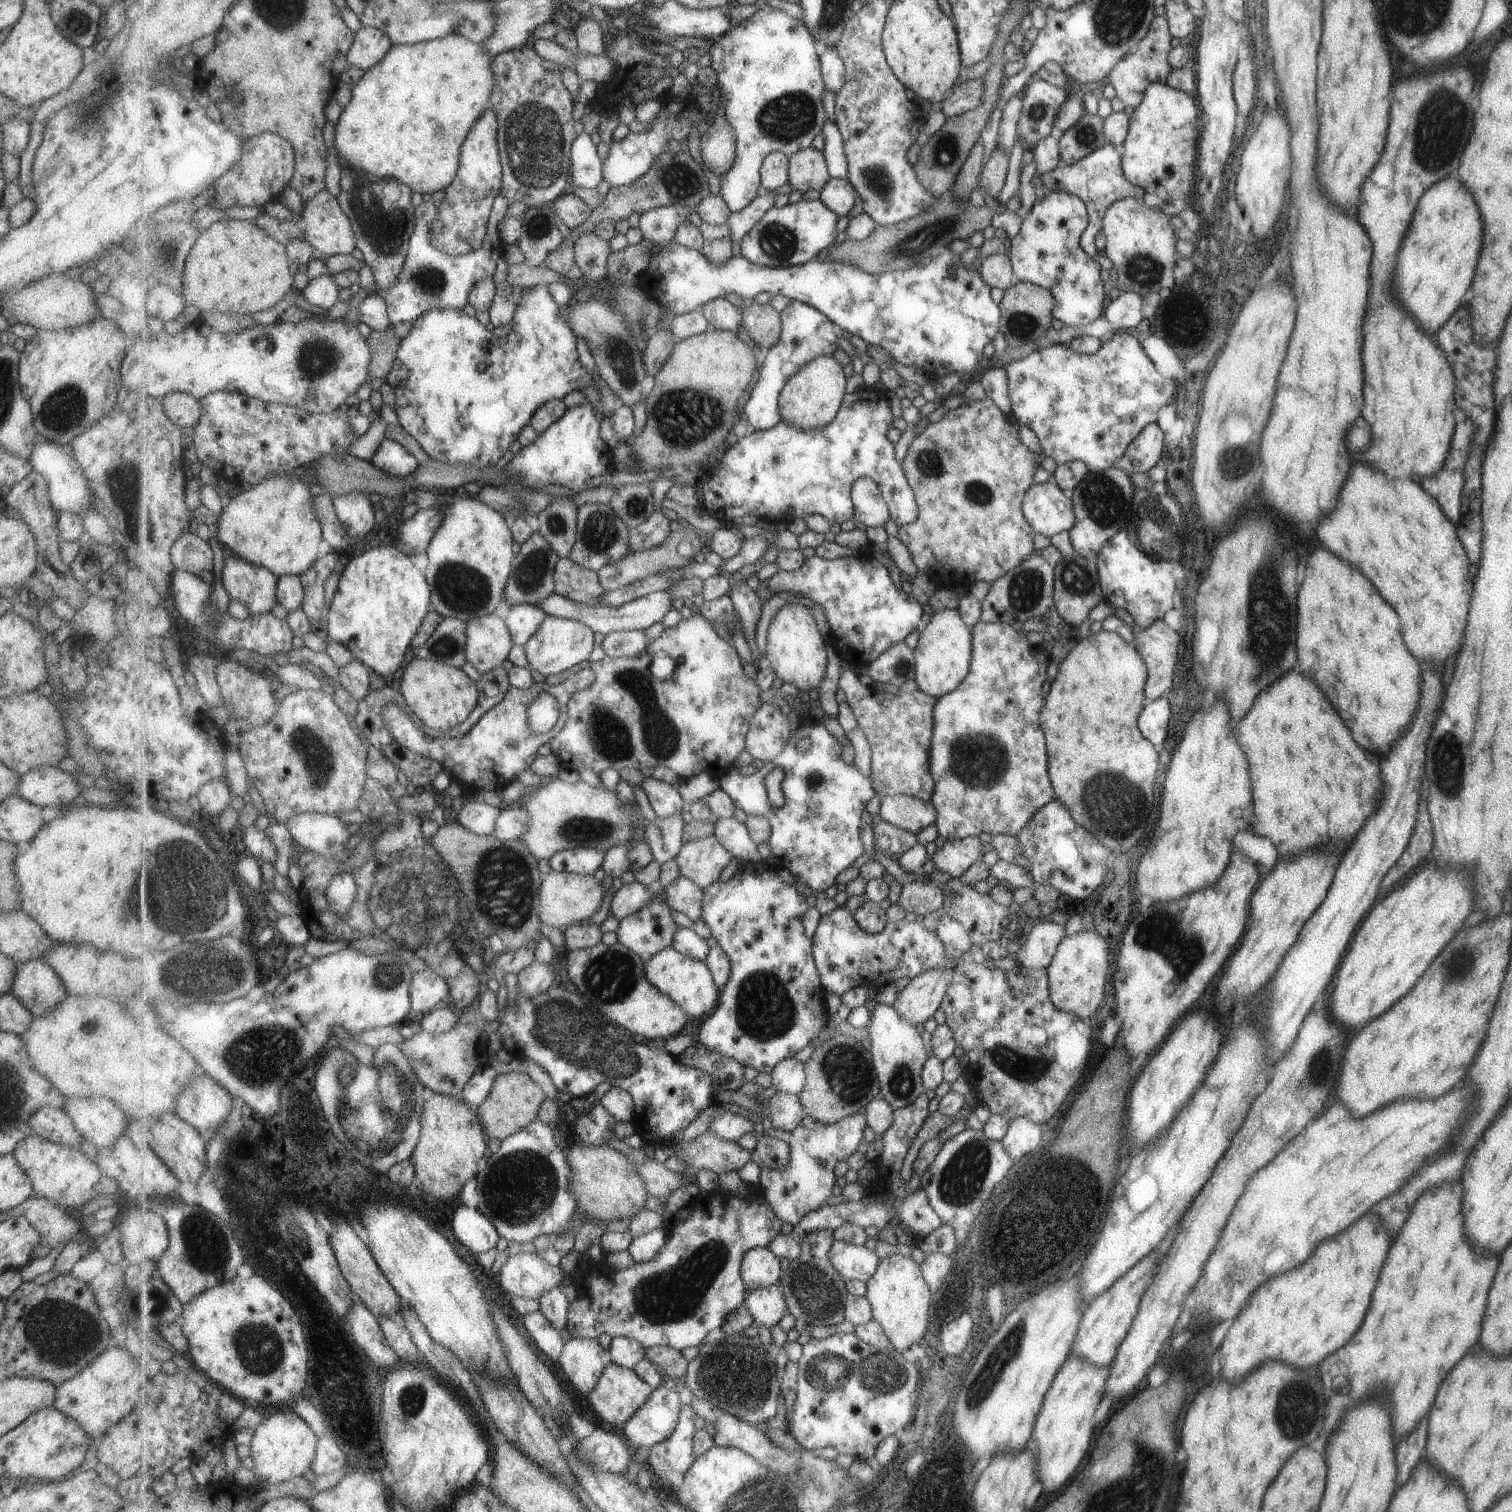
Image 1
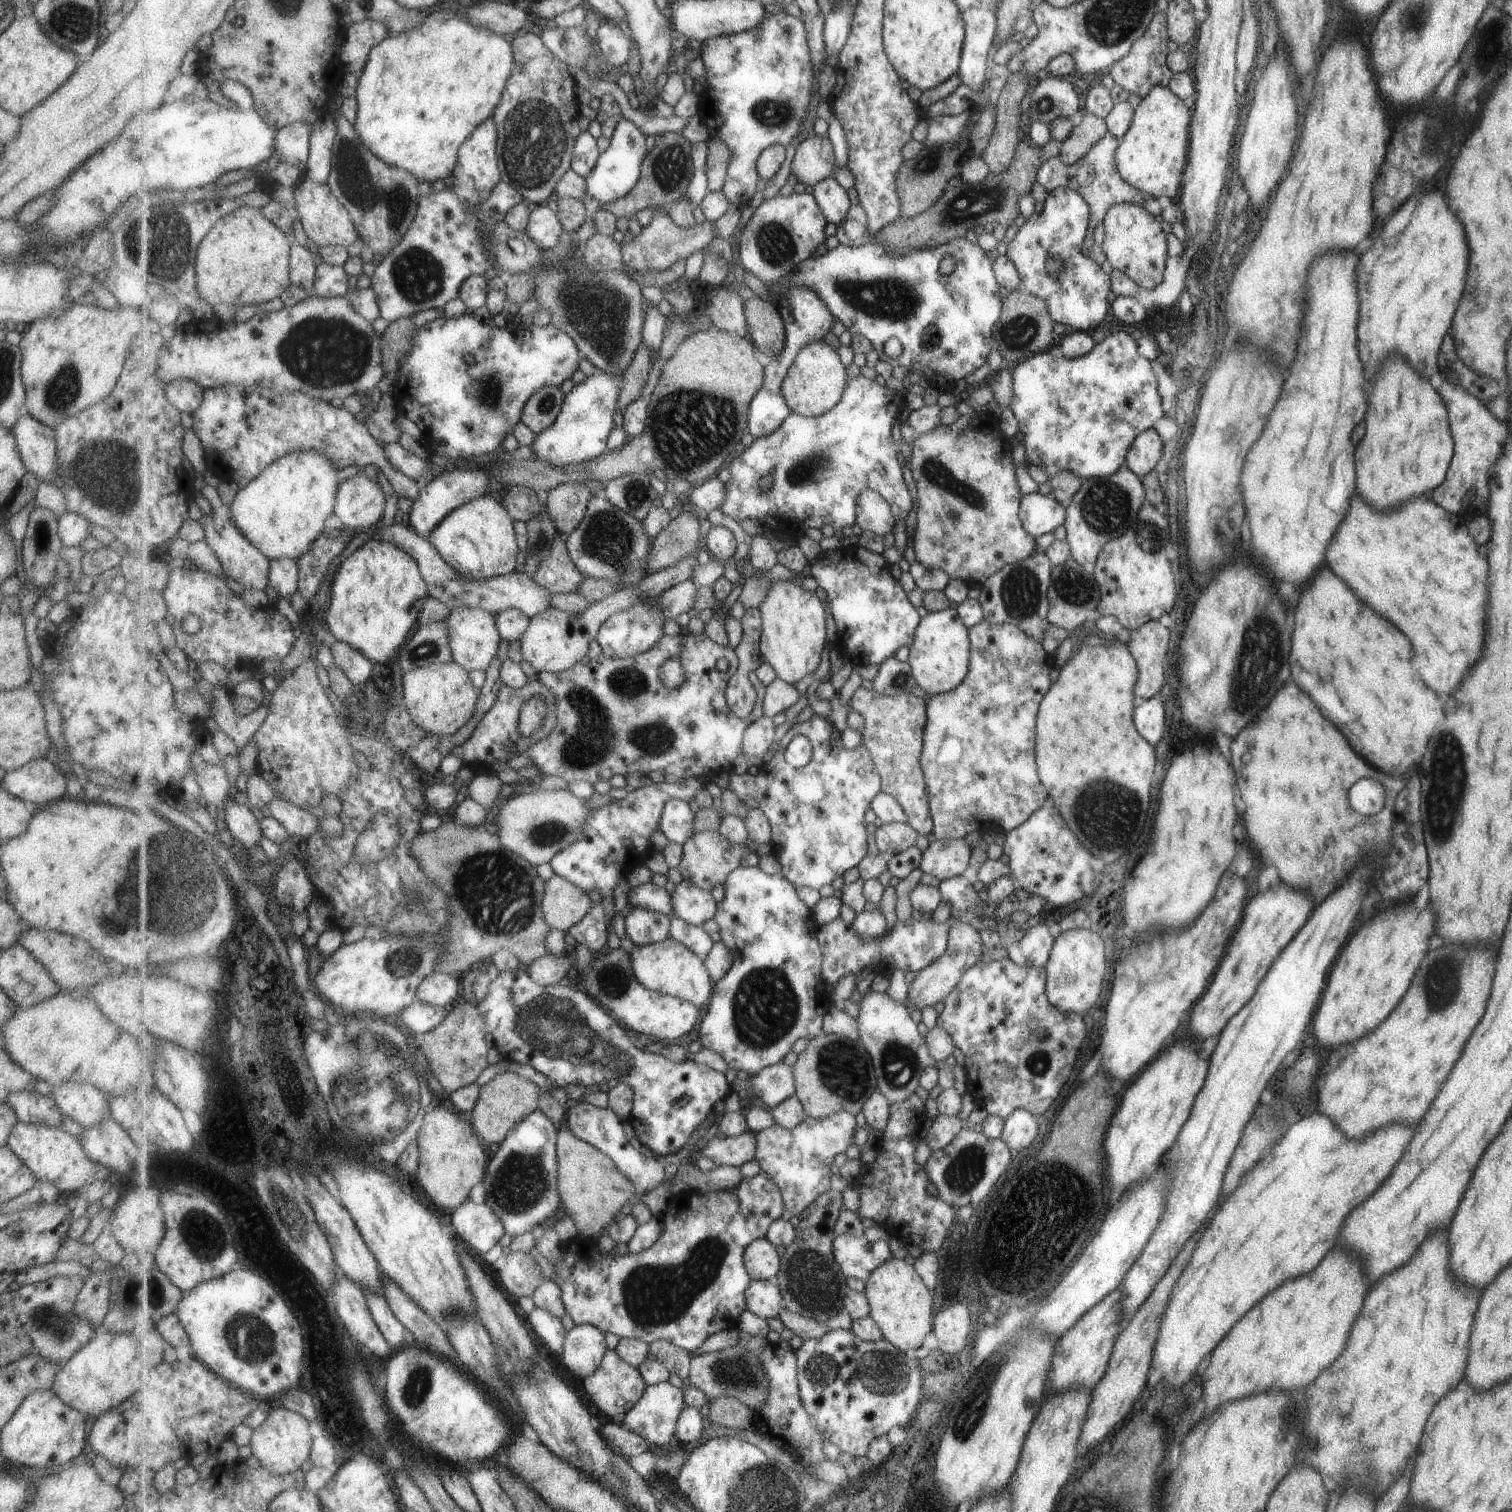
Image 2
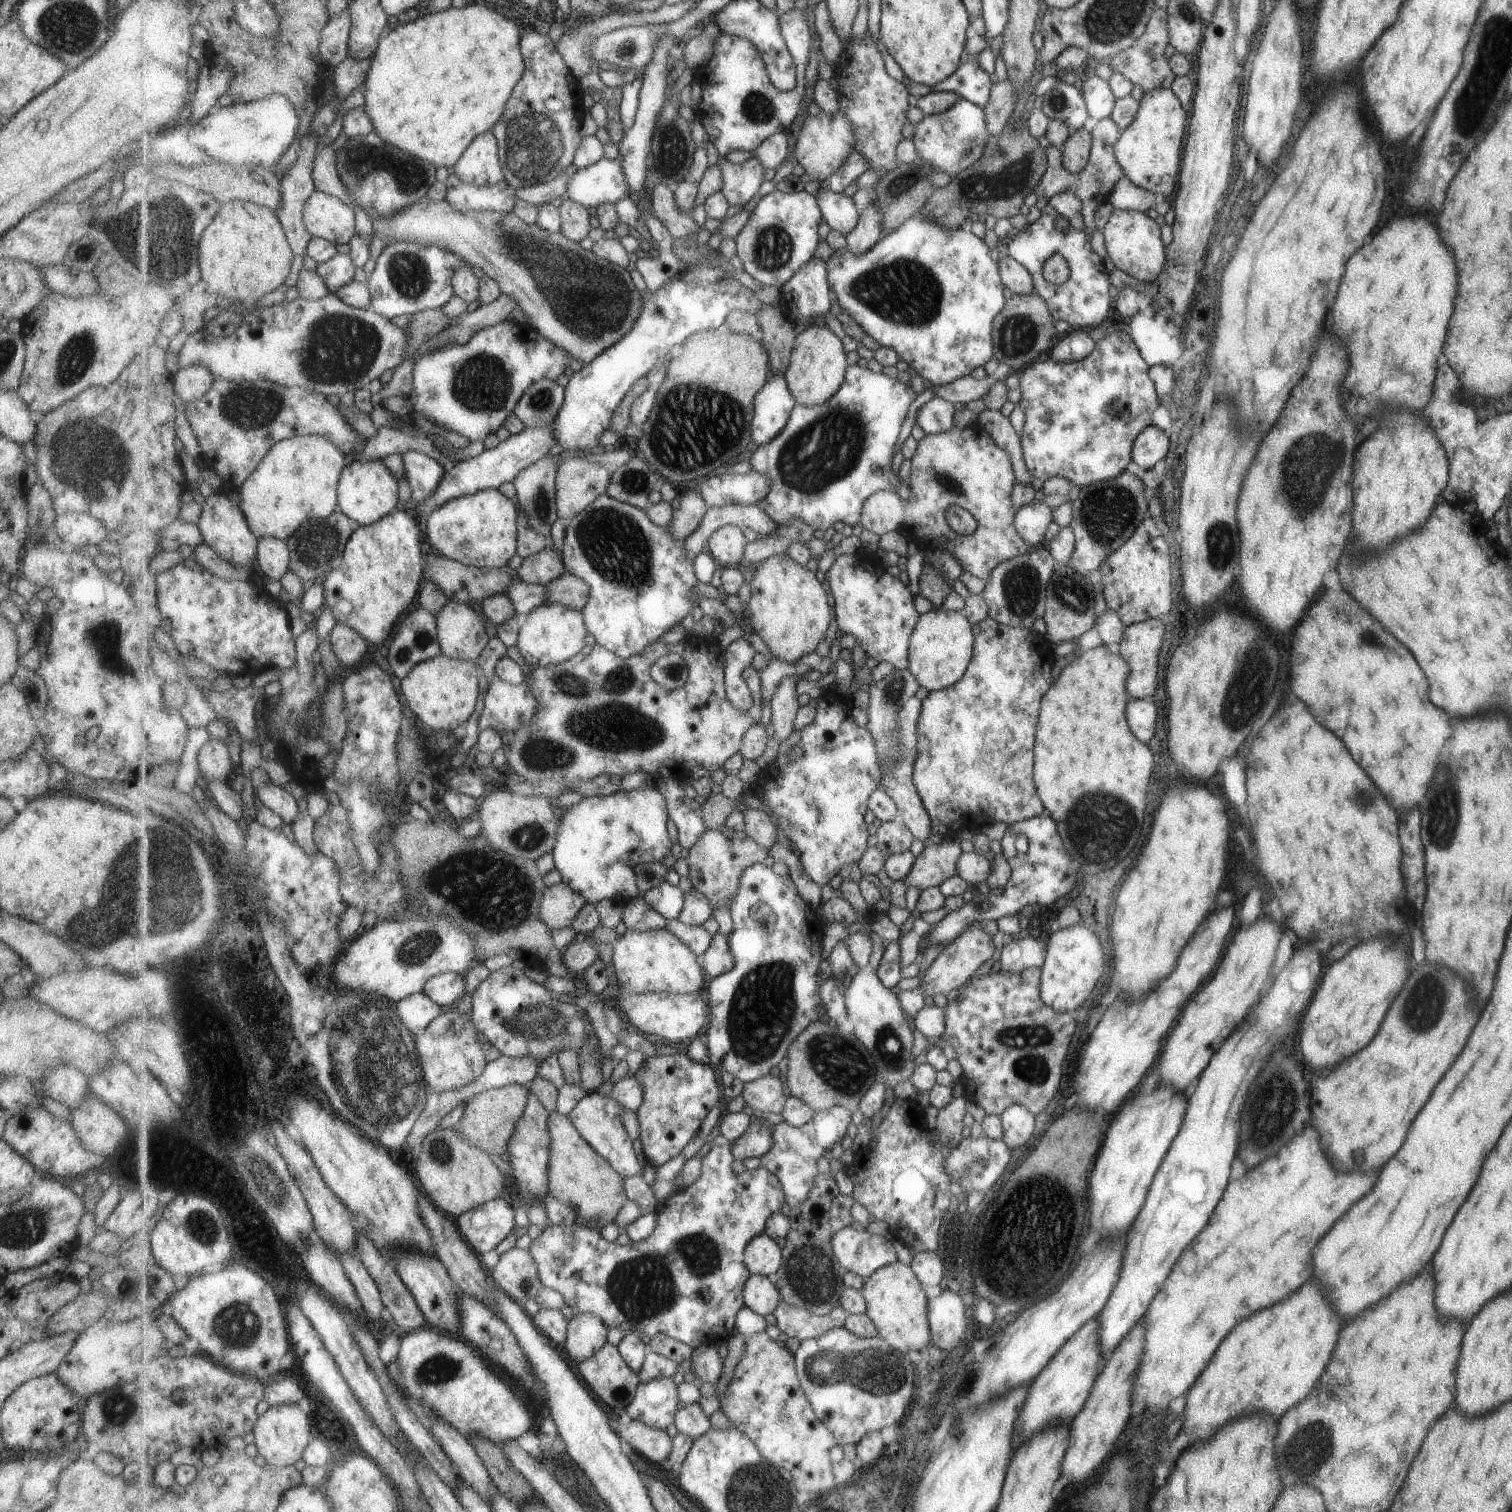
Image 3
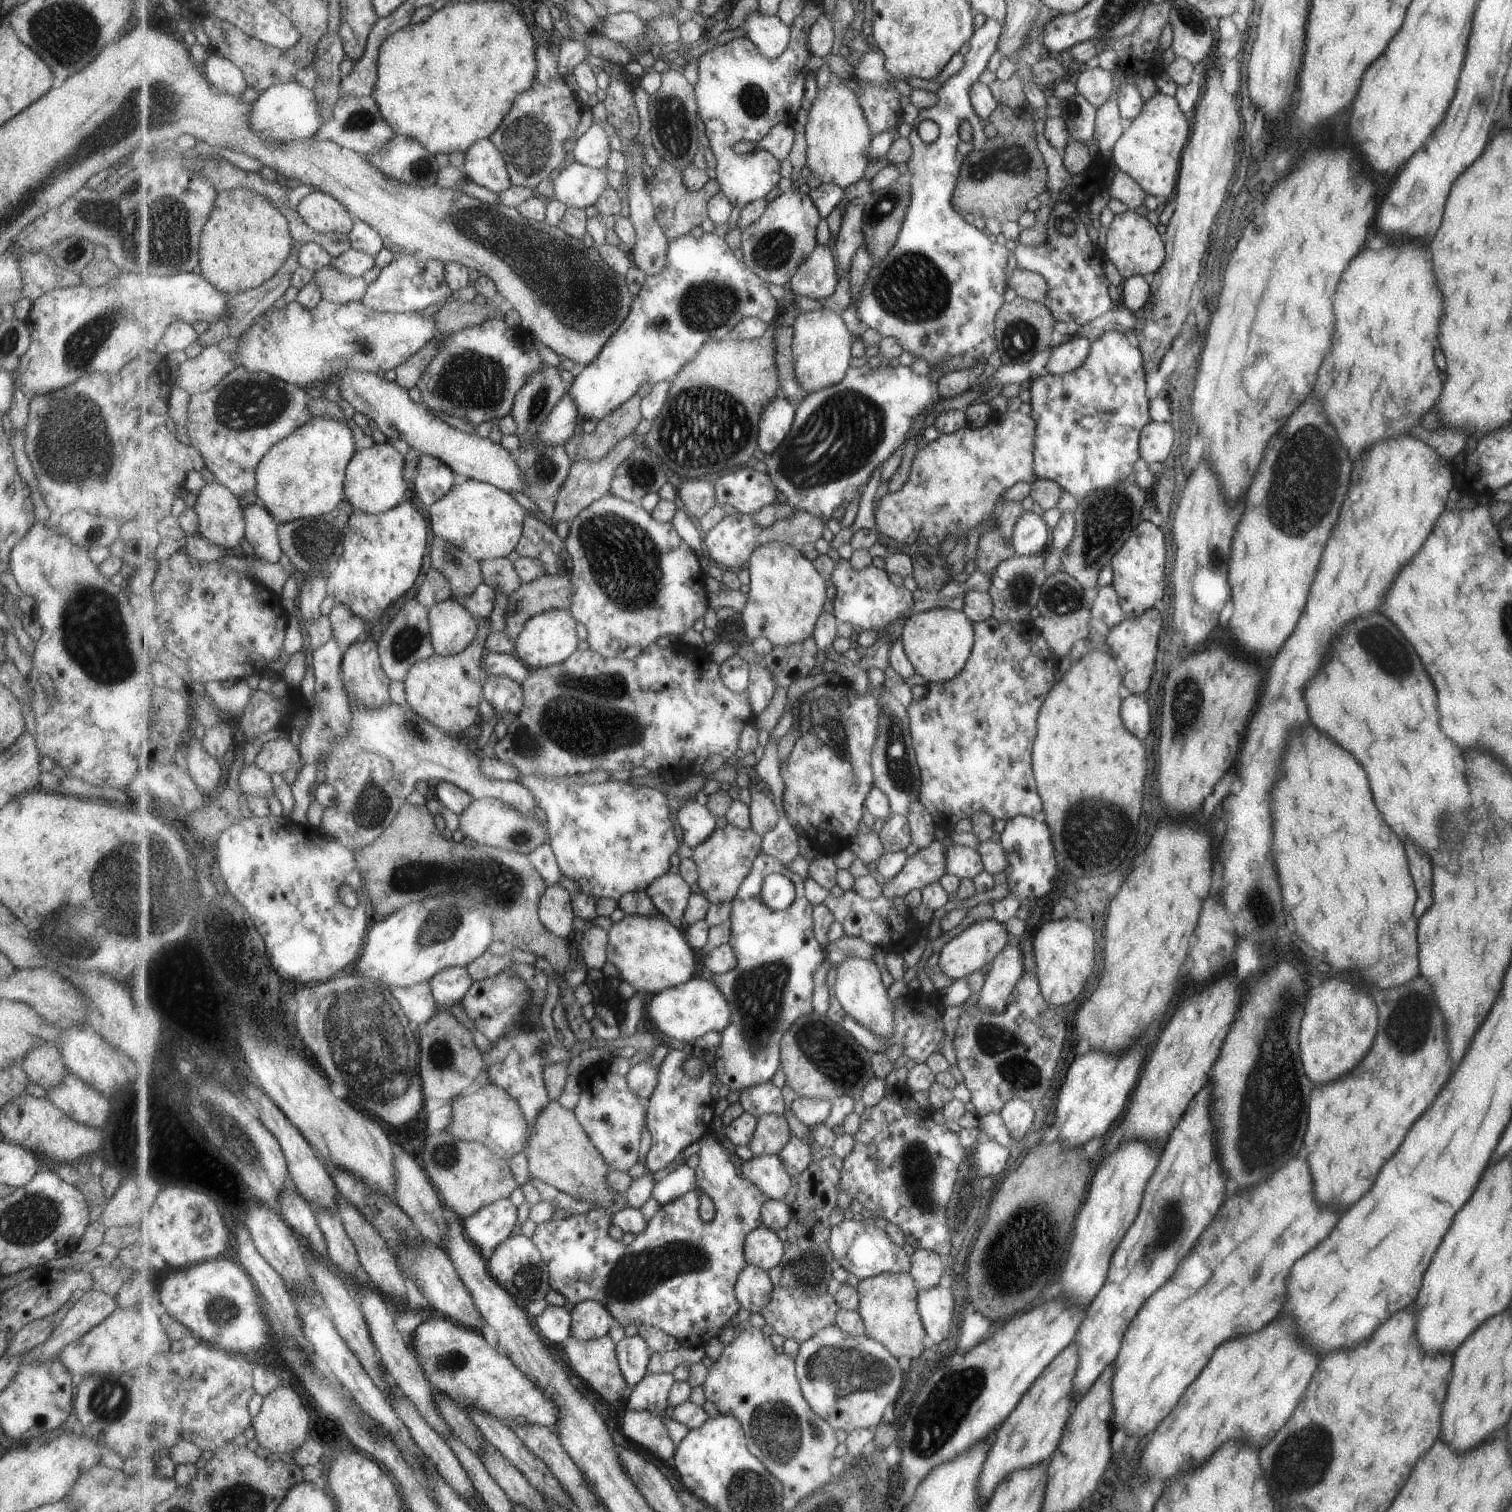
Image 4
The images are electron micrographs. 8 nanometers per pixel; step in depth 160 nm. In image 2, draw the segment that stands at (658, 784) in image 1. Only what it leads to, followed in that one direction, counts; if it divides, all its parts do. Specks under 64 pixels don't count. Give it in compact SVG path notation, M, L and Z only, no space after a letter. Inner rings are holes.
M671 799L666 802L666 807L664 808L660 828L661 831L665 834L666 838L670 842L676 842L684 845L689 837L695 834L694 830L694 820L696 814L693 814L691 806L687 801L683 799Z

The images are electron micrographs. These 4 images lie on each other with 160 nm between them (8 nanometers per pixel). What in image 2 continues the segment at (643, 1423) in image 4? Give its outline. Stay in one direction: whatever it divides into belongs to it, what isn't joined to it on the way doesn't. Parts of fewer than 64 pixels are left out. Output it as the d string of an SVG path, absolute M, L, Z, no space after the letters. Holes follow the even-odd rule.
M614 1420L613 1423L598 1426L598 1429L605 1442L617 1454L623 1455L628 1460L649 1451L650 1442L636 1432L628 1431L620 1421Z

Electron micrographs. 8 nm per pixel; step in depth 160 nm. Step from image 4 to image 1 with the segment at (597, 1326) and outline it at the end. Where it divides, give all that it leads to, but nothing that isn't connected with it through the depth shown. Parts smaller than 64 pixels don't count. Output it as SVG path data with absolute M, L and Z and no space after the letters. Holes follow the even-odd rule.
M571 1336L565 1343L559 1363L573 1386L589 1396L613 1362L610 1349L605 1350L597 1339Z

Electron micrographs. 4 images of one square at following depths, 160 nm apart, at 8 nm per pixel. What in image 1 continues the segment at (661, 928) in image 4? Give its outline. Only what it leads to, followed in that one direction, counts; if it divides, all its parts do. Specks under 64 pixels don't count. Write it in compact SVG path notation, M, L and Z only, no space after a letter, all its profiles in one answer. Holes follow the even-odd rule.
M671 946L652 956L645 962L644 968L648 979L662 993L666 993L679 1006L682 1006L691 1019L698 1018L702 1021L713 1012L715 1004L718 1004L721 989L718 987L718 984L715 984L714 974L705 961L685 956Z

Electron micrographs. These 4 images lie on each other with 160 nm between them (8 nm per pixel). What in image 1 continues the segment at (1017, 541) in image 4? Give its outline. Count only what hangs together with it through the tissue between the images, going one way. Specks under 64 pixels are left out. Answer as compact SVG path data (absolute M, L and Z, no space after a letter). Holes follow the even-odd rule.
M1052 481L1031 485L1022 503L1022 513L1031 528L1043 536L1067 532L1075 524L1072 500Z

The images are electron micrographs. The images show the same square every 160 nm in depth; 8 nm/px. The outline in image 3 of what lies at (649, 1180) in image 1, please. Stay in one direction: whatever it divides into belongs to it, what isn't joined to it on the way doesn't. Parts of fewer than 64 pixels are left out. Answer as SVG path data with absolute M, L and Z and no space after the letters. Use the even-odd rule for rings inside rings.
M596 1090L590 1093L575 1106L568 1116L571 1122L579 1129L579 1132L585 1137L585 1140L595 1148L595 1150L606 1157L606 1159L613 1165L613 1168L622 1174L625 1179L629 1177L636 1177L643 1174L643 1167L637 1152L633 1148L633 1140L627 1134L623 1120L621 1120L621 1112L624 1106L612 1095L598 1094Z

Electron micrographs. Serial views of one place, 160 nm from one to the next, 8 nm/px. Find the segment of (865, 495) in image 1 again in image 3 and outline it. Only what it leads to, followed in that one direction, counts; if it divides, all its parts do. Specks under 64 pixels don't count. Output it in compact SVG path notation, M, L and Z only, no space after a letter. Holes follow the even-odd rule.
M967 425L965 427L952 427L937 435L925 435L918 441L915 455L911 458L911 492L905 501L899 494L893 491L877 491L866 500L863 508L860 524L871 532L883 536L889 531L901 530L901 528L913 528L922 530L926 539L931 543L931 549L949 550L955 554L959 561L959 568L969 572L981 580L986 580L990 572L1004 560L1025 554L1030 547L1018 535L1014 528L1013 508L1011 508L1011 486L1013 486L1013 470L1007 453L989 436L988 432L979 425ZM950 505L964 508L975 519L976 528L969 535L958 535L951 530L943 515Z

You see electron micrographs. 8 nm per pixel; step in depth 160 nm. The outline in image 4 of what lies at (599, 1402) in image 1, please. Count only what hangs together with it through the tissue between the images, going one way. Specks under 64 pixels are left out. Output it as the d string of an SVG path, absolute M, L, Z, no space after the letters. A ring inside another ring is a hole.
M569 1336L562 1344L564 1352L568 1358L569 1366L573 1371L581 1376L602 1398L607 1398L609 1402L620 1401L629 1398L631 1388L623 1374L618 1359L617 1346L611 1336L604 1336L602 1339L582 1341L578 1338Z

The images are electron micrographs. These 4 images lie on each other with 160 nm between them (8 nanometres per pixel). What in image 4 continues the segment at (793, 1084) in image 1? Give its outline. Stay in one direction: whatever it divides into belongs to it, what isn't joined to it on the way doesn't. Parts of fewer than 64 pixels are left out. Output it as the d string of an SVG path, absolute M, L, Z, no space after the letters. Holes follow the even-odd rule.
M772 1080L765 1084L749 1087L738 1096L742 1110L760 1119L762 1116L787 1112L787 1104L783 1100L783 1092Z

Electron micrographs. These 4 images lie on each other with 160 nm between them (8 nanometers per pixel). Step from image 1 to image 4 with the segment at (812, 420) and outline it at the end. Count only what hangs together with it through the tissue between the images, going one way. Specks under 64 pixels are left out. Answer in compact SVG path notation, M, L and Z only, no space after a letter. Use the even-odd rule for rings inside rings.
M827 307L802 312L796 317L793 330L792 347L799 384L805 386L811 394L841 382L851 366L851 346L855 342L843 318L835 310Z

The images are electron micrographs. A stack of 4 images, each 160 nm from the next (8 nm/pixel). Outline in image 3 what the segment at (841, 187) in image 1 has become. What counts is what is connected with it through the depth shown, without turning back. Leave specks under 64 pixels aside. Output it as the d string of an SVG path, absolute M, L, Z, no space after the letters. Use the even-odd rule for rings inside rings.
M822 183L819 184L816 197L822 208L824 220L831 229L847 236L858 225L861 213L852 197L825 188Z

